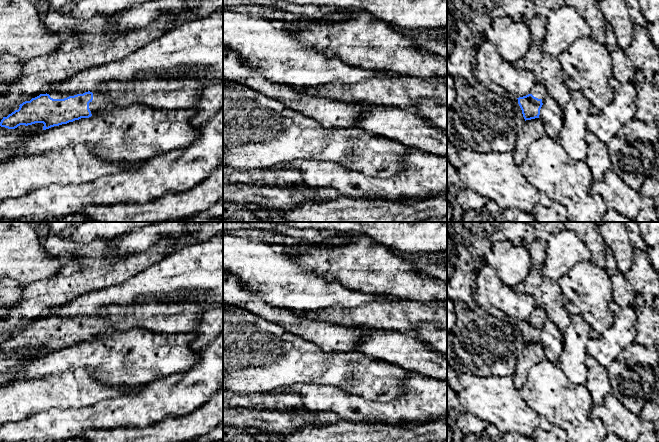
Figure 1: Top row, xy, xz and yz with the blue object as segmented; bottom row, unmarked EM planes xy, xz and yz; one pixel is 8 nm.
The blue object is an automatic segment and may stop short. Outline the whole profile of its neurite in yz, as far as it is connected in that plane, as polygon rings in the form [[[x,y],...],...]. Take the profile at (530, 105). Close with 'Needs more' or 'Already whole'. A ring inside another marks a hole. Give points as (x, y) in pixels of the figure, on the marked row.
[[[536,81],[535,86],[528,95],[517,98],[525,121],[539,118],[540,109],[546,96],[545,86]]]. Needs more

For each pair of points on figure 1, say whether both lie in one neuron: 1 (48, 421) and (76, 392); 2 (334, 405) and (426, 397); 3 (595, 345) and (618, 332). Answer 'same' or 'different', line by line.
1: different
2: same
3: same

